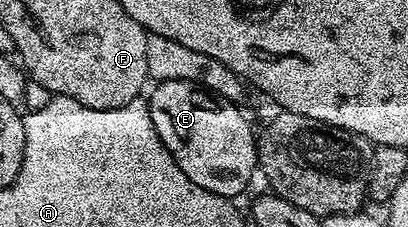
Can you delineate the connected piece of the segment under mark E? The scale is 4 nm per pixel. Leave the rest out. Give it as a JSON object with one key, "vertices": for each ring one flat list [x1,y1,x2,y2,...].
{"vertices":[[159,81,152,87,153,94,147,97,151,123,155,123,155,131,175,163,179,163,179,171,191,183,199,183,203,191,237,199,259,169,255,129,253,133,248,119,237,110,240,108,190,81]]}

